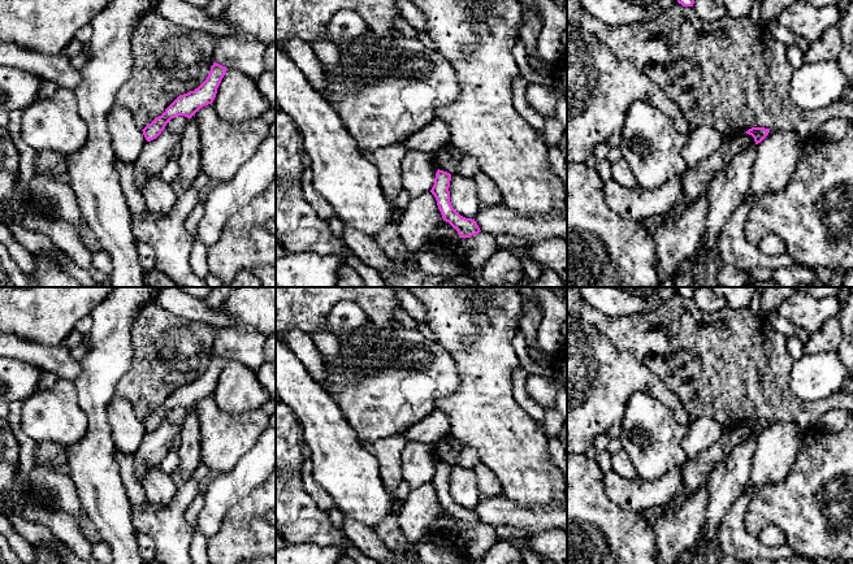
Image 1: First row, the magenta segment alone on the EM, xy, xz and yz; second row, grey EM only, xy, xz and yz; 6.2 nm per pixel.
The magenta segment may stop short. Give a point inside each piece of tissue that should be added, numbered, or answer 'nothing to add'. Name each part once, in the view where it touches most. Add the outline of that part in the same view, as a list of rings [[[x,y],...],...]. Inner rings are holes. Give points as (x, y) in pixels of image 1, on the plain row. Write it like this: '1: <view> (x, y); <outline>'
nothing to add

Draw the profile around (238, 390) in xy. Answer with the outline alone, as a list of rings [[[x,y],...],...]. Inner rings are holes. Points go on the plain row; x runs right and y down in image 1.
[[[231,360],[221,370],[212,396],[221,411],[233,415],[260,409],[270,399],[256,372]]]

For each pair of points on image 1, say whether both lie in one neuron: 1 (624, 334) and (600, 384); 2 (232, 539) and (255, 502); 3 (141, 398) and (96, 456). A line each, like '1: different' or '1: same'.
1: different
2: same
3: different

